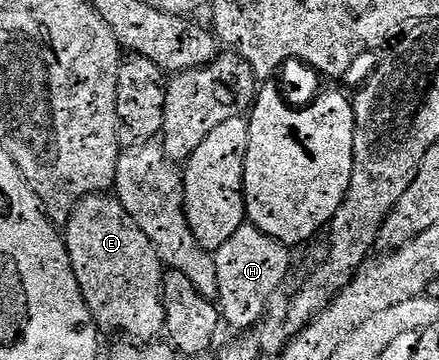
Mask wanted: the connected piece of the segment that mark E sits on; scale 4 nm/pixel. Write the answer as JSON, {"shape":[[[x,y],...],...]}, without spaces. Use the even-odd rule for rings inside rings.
{"shape":[[[97,195],[80,201],[72,212],[72,217],[63,230],[64,242],[68,245],[70,263],[74,267],[74,275],[78,279],[78,287],[82,287],[82,295],[88,304],[92,320],[101,330],[109,329],[112,333],[125,333],[128,337],[137,337],[137,342],[152,343],[156,336],[164,333],[164,275],[162,264],[156,248],[146,239],[142,227],[134,223],[134,219],[112,195]]]}

